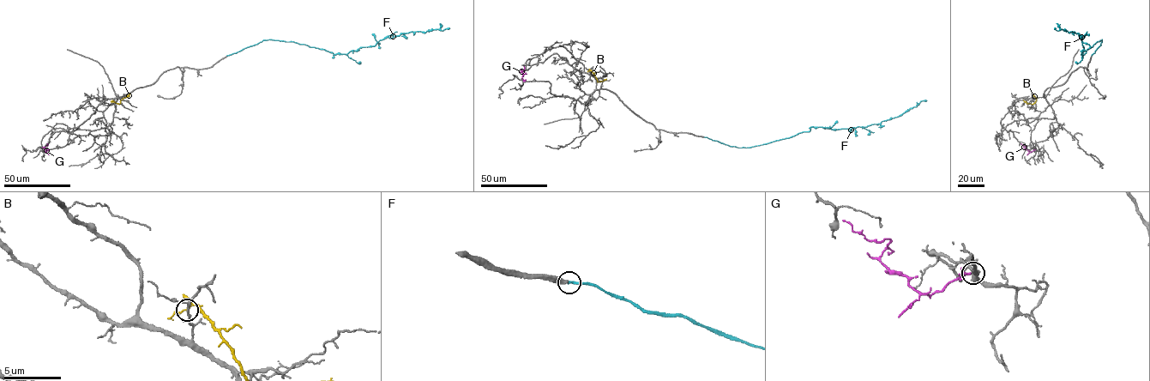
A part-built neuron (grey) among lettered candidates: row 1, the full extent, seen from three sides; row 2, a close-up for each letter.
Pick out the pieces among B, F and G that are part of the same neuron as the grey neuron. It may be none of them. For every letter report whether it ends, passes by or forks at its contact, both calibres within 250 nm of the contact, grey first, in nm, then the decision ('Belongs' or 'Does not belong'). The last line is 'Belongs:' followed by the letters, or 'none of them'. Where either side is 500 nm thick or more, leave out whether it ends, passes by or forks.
B: It forks there. Thickness 150 nm (grey) against 120 nm. Does not belong
F: It ends there. Thickness 360 nm (grey) against 200 nm. Does not belong
G: It passes by. Thickness 380 nm (grey) against 140 nm. Does not belong
Belongs: none of them

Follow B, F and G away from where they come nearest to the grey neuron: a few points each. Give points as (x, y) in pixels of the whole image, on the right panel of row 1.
B: (1025, 101), (1033, 104), (1036, 100), (1033, 93)
F: (1091, 56), (1102, 39), (1082, 55), (1082, 41), (1077, 33), (1055, 28)
G: (1036, 149), (1029, 152), (1026, 145), (1020, 143)

